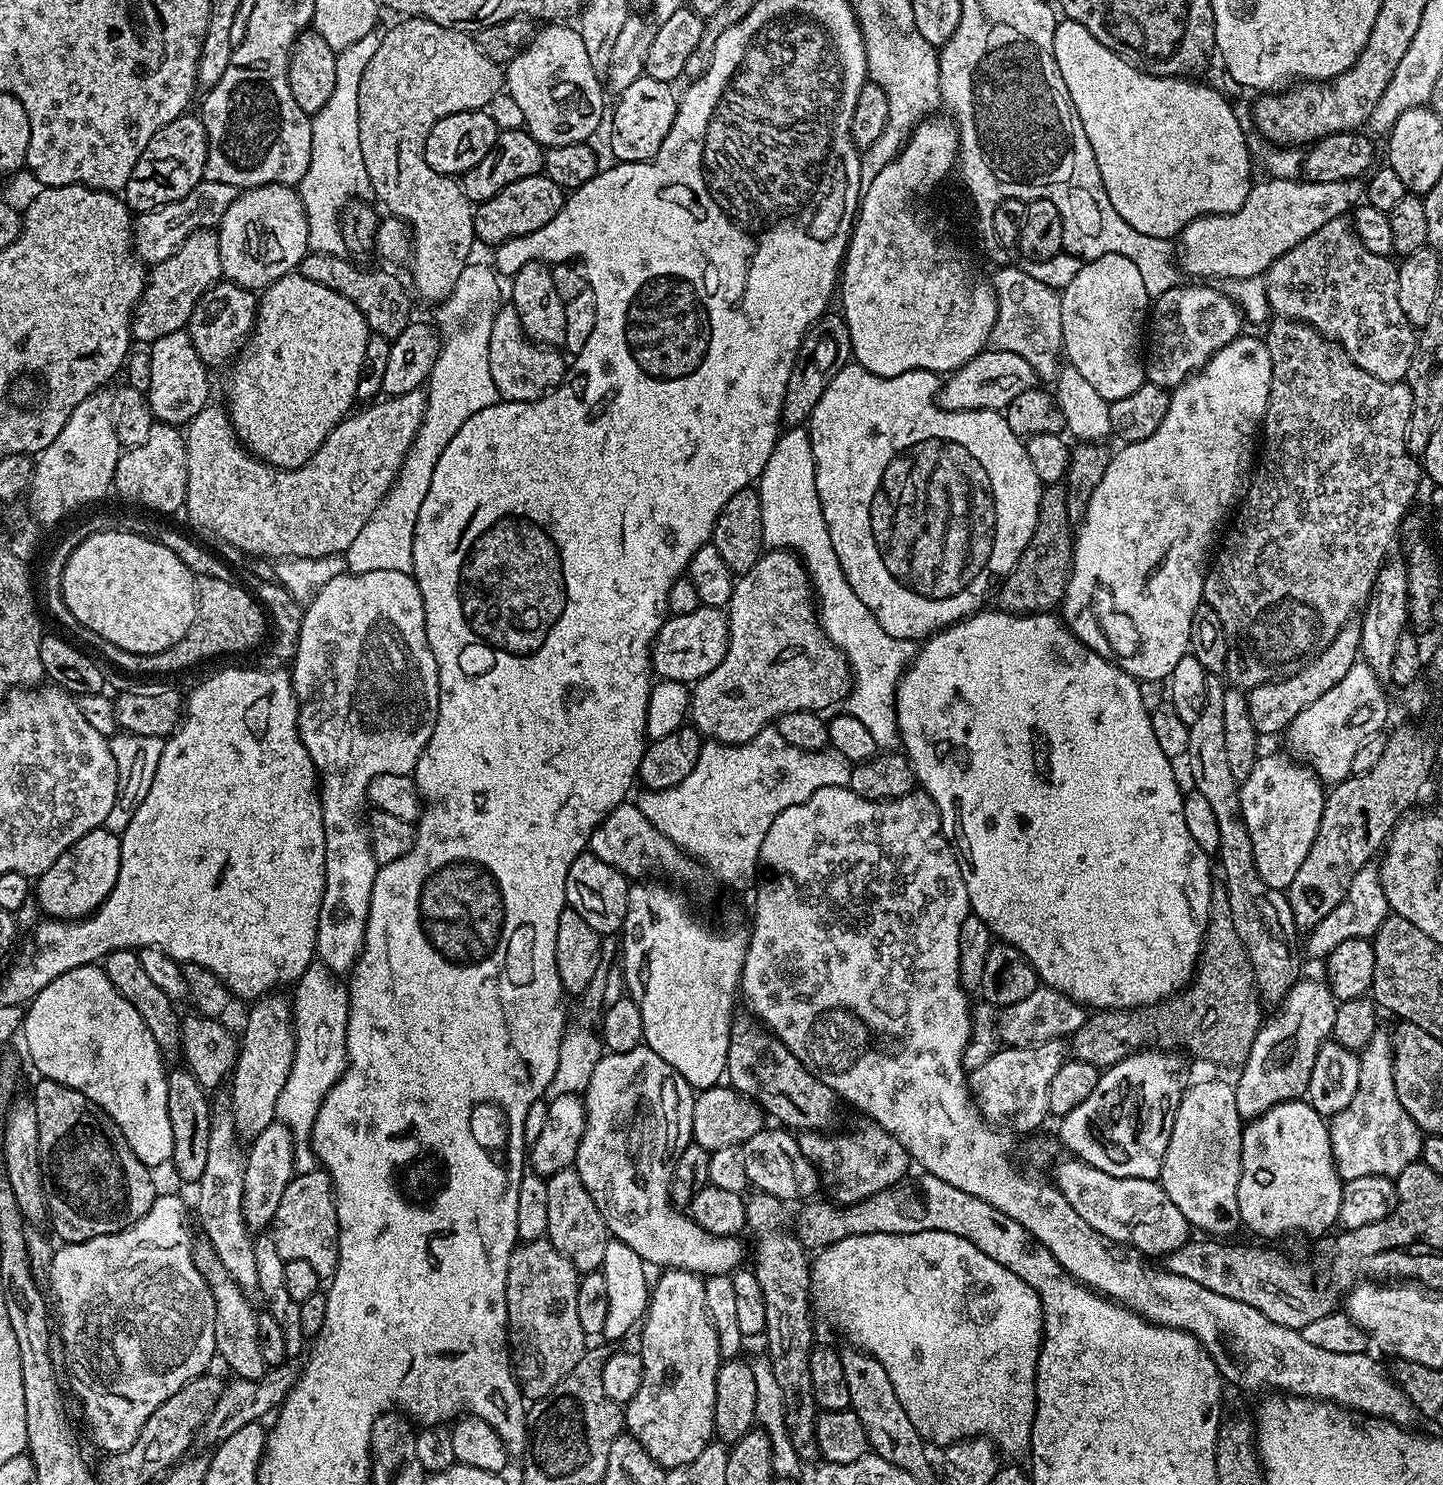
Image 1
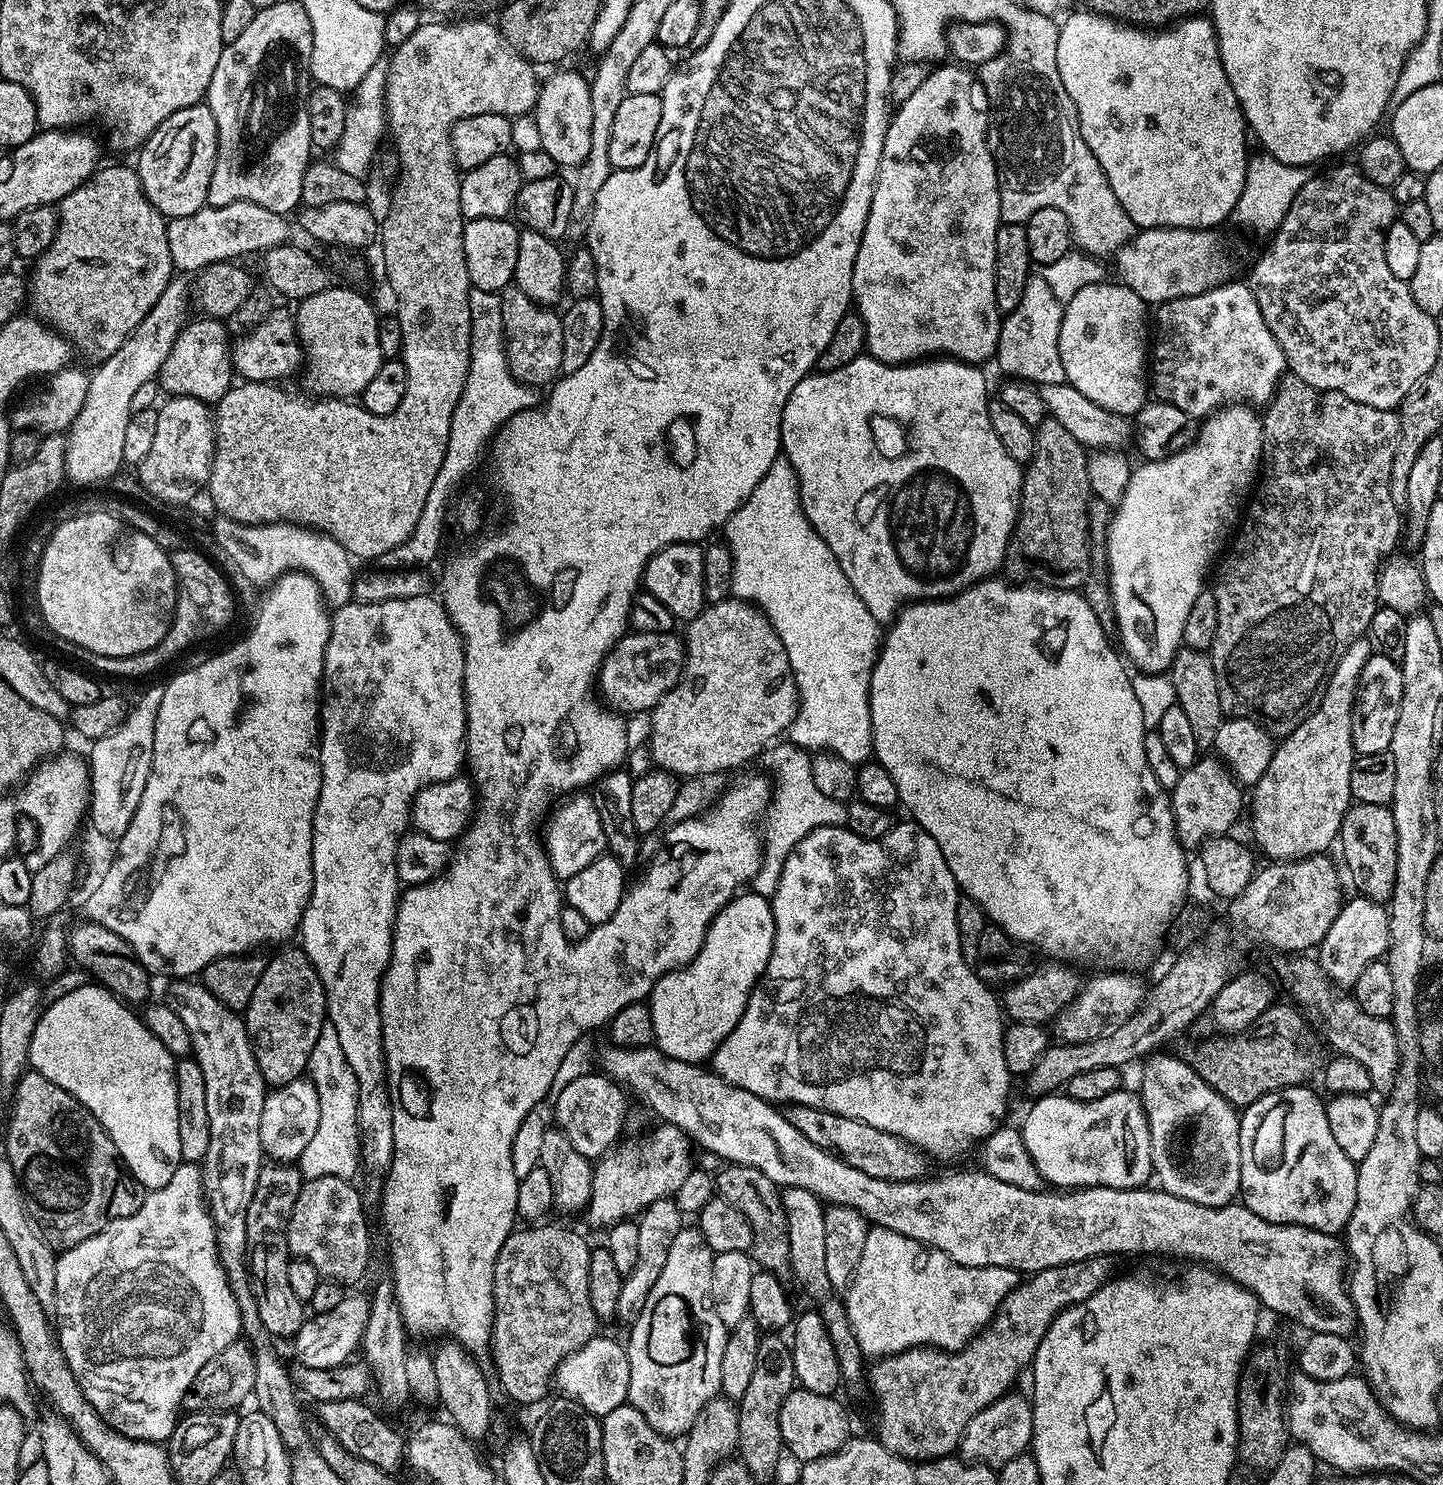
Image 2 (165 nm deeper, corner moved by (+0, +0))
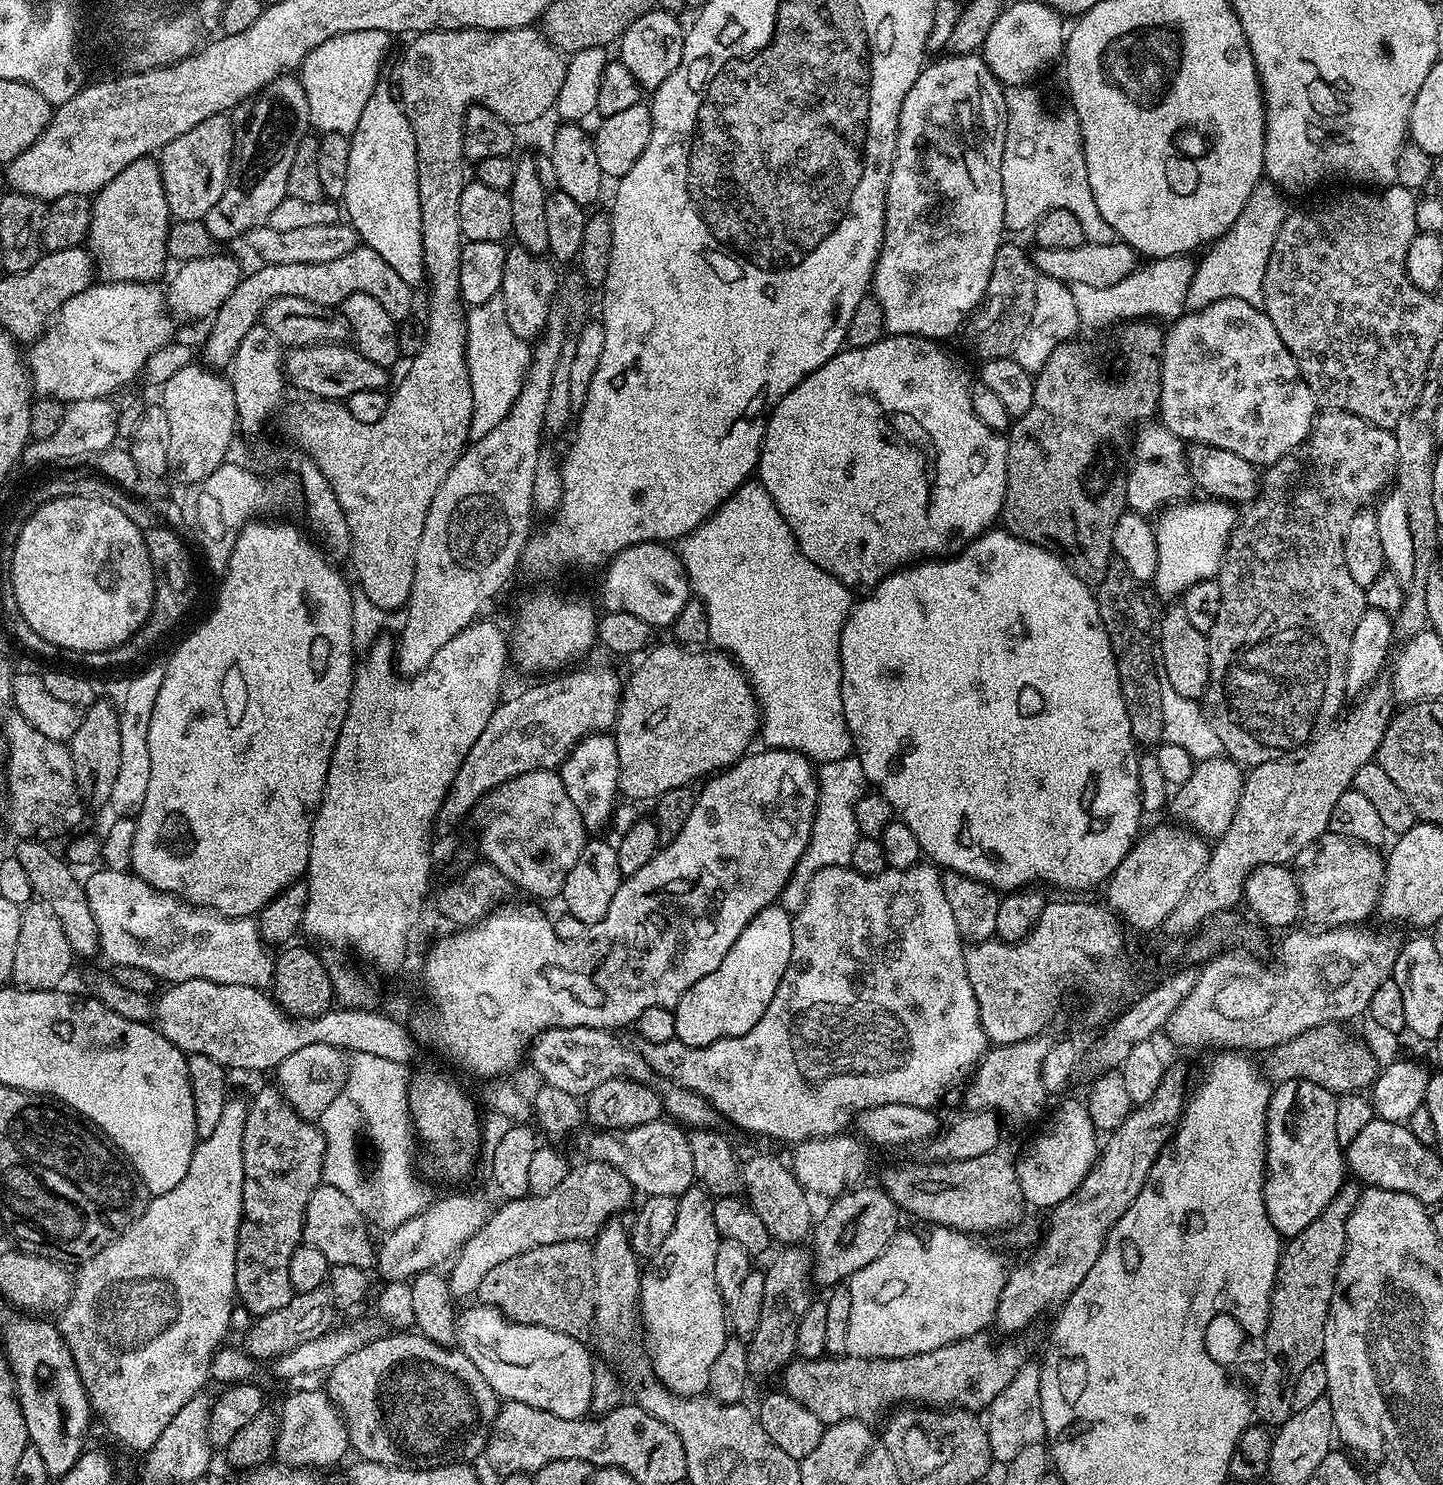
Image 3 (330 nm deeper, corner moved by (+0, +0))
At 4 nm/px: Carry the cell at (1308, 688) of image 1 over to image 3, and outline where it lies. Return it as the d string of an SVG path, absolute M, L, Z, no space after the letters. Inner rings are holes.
M1227 755L1212 756L1201 760L1193 767L1190 778L1175 789L1170 800L1172 812L1181 825L1192 829L1198 836L1209 842L1220 839L1234 818L1234 810L1238 810L1238 798L1242 798L1242 786L1246 772L1241 765Z

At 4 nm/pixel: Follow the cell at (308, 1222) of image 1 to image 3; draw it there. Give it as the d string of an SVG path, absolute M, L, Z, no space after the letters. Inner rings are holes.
M321 1183L310 1194L310 1202L306 1204L304 1215L303 1243L314 1246L328 1260L329 1265L356 1266L368 1270L375 1265L377 1249L368 1237L370 1225L364 1215L342 1194L342 1190L329 1184Z

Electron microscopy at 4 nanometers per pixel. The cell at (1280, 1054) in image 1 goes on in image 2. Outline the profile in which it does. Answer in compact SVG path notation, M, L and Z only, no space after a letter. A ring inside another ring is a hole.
M1356 894L1353 897L1353 900L1351 897L1340 905L1340 913L1338 918L1334 918L1334 926L1326 930L1326 938L1322 938L1318 945L1320 969L1333 985L1355 985L1362 970L1381 959L1388 951L1389 909L1383 903L1370 900L1367 896Z

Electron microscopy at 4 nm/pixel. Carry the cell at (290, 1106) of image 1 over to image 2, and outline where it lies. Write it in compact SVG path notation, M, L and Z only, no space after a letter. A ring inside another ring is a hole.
M331 1026L314 1042L314 1050L310 1054L307 1075L312 1085L318 1090L320 1113L318 1114L318 1131L313 1140L302 1150L298 1161L300 1175L313 1180L323 1176L337 1176L343 1180L352 1180L352 1167L357 1167L358 1152L354 1145L358 1140L356 1126L356 1099L358 1098L358 1082L354 1078L354 1070L346 1062L346 1054L338 1042L338 1034Z

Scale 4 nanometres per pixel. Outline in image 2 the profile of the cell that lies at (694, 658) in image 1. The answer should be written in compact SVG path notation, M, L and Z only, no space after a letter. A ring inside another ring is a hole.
M632 630L609 650L598 673L598 688L603 699L615 711L621 714L647 713L676 686L684 674L686 659L685 641L676 635L675 631L650 634Z

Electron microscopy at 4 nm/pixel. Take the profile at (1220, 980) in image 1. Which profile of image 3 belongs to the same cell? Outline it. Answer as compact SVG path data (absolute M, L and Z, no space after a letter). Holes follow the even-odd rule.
M1323 1024L1317 1028L1306 1030L1302 1034L1298 1034L1296 1038L1290 1038L1288 1042L1282 1042L1263 1057L1263 1060L1265 1059L1264 1064L1262 1060L1264 1075L1272 1082L1282 1080L1314 1082L1326 1089L1327 1092L1333 1094L1363 1093L1365 1090L1371 1089L1377 1076L1380 1074L1381 1065L1376 1065L1375 1054L1362 1041L1356 1036L1351 1036L1344 1028L1347 1027L1340 1024Z

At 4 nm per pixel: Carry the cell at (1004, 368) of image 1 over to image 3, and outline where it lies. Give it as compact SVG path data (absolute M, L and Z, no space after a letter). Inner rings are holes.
M1159 422L1141 423L1136 430L1132 464L1130 460L1126 472L1127 507L1142 516L1151 517L1173 502L1187 501L1193 495L1194 485L1192 474L1188 471L1185 441L1178 439L1165 424Z

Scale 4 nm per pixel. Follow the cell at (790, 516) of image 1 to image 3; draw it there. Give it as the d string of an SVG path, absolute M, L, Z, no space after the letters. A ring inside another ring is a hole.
M749 482L743 484L720 508L717 508L708 519L703 520L697 528L692 531L692 535L683 537L679 541L678 551L680 561L688 575L689 589L694 593L695 599L702 601L706 606L708 615L708 638L717 649L728 653L737 664L743 668L748 675L748 683L752 685L757 701L760 705L760 715L762 717L762 727L758 733L759 739L764 739L763 747L787 748L790 752L800 752L813 762L825 764L834 762L838 758L846 758L853 755L854 745L852 735L846 722L844 713L844 703L842 702L842 666L840 665L840 635L842 626L846 622L848 613L854 607L853 593L838 578L834 578L826 570L822 570L798 546L790 526L782 518L778 506L774 506L774 498L762 487L759 482Z

